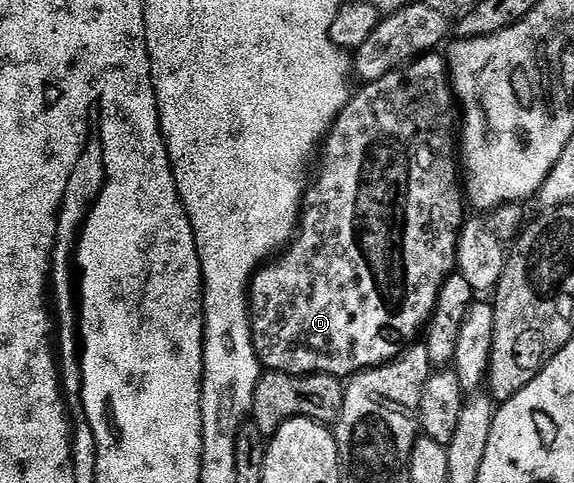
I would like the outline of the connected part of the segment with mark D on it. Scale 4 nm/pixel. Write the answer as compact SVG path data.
M436 51L425 53L423 57L409 61L382 75L382 79L369 81L360 88L364 89L355 90L347 107L336 118L319 154L320 170L316 177L314 173L314 180L304 194L302 216L298 221L299 232L283 250L282 256L257 269L250 282L255 300L257 297L264 301L264 310L261 311L260 318L257 316L254 321L256 351L260 355L261 366L274 373L289 373L299 377L307 377L310 373L328 373L331 377L347 379L363 369L377 369L379 365L396 360L407 346L419 338L416 336L419 335L420 328L433 320L438 302L446 289L444 280L457 268L456 248L466 220L466 197L462 192L462 177L458 172L458 137L457 134L456 137L452 134L458 129L458 102L452 92L447 60Z

